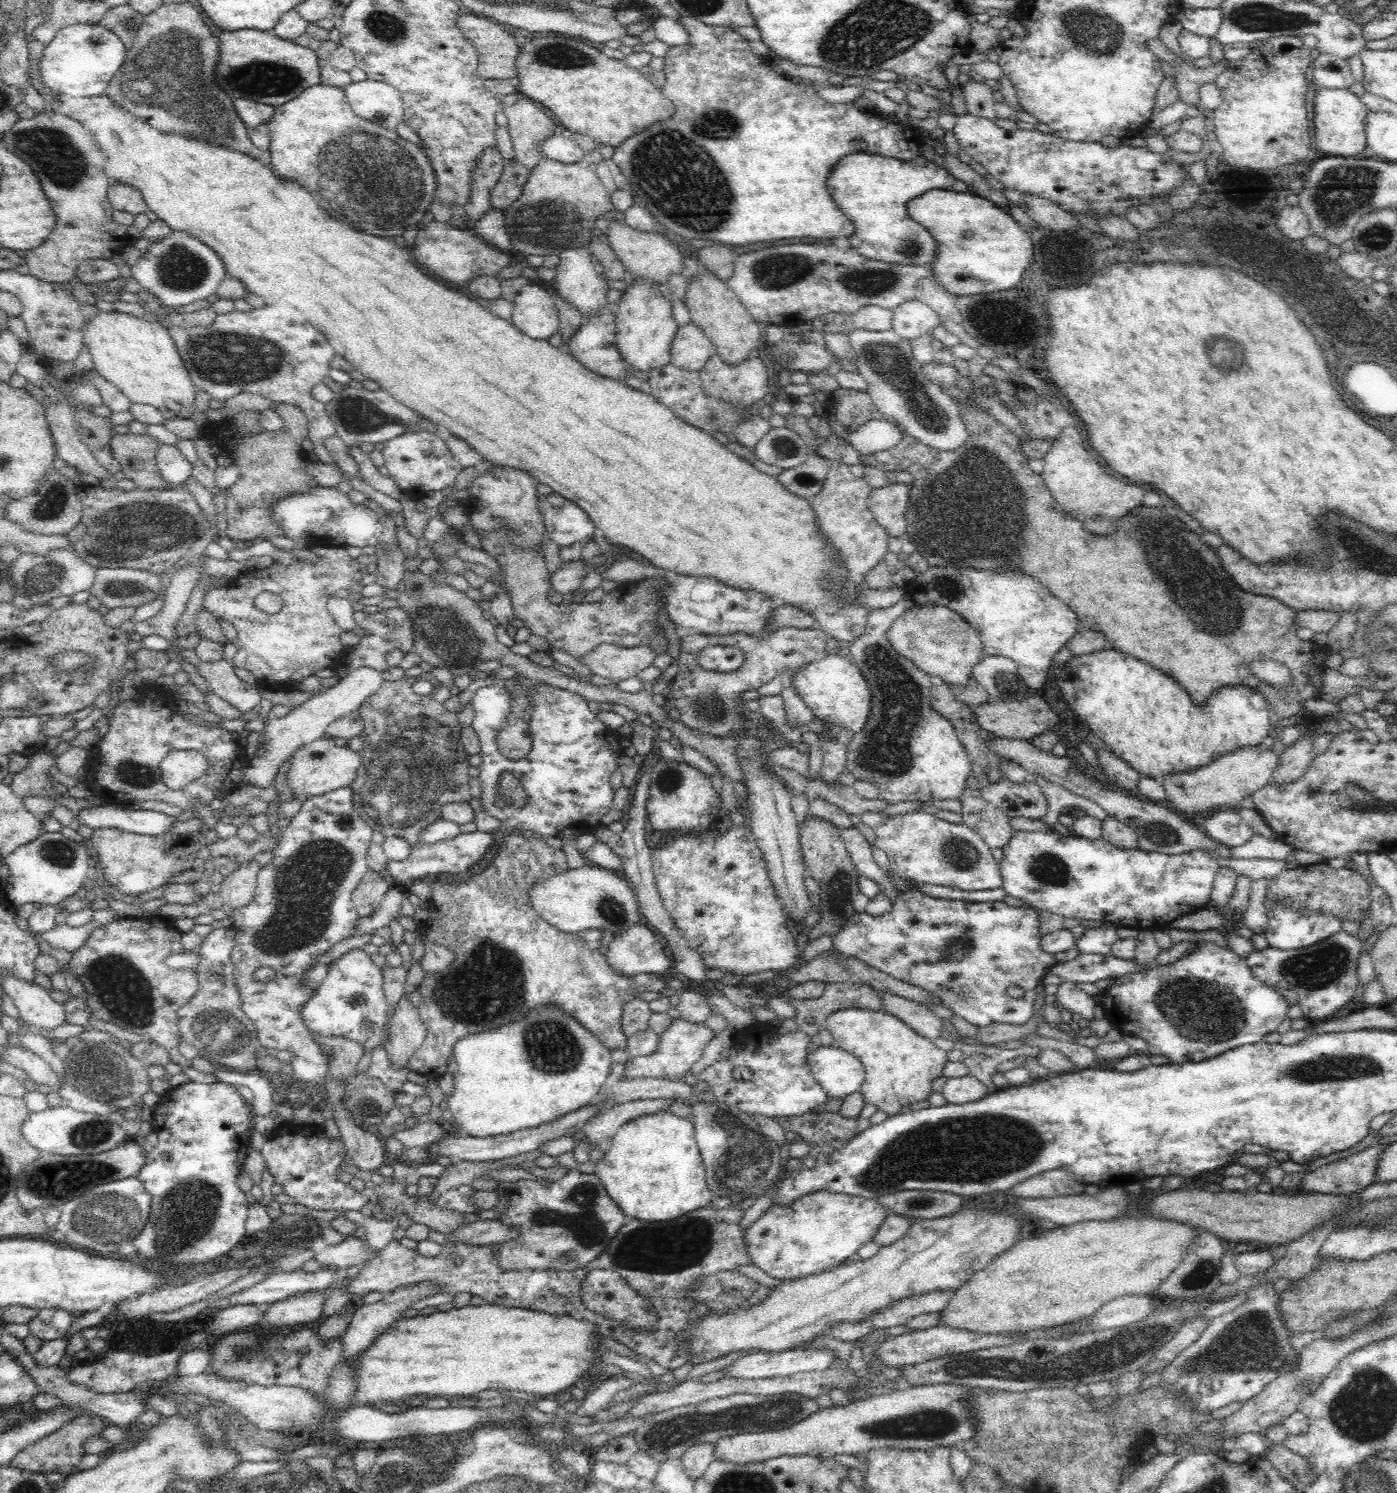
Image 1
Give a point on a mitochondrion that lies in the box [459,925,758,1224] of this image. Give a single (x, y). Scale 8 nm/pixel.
(554, 1048)

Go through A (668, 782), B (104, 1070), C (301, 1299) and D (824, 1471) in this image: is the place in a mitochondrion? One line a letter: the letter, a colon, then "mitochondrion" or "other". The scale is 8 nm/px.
A: mitochondrion
B: mitochondrion
C: other
D: other

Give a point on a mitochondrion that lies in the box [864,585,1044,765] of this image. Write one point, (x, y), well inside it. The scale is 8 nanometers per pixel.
(1007, 684)

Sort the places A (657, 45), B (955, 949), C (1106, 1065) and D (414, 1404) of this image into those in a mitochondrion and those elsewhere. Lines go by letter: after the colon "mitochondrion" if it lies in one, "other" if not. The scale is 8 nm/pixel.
A: other
B: mitochondrion
C: other
D: other

